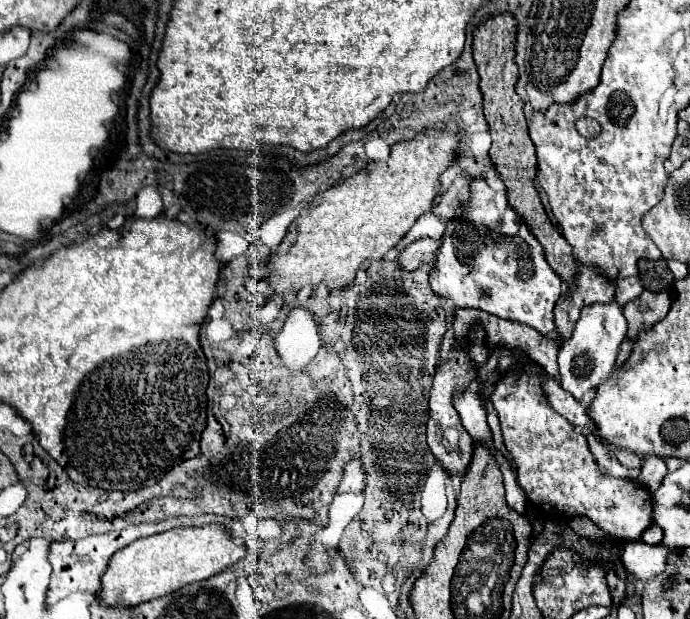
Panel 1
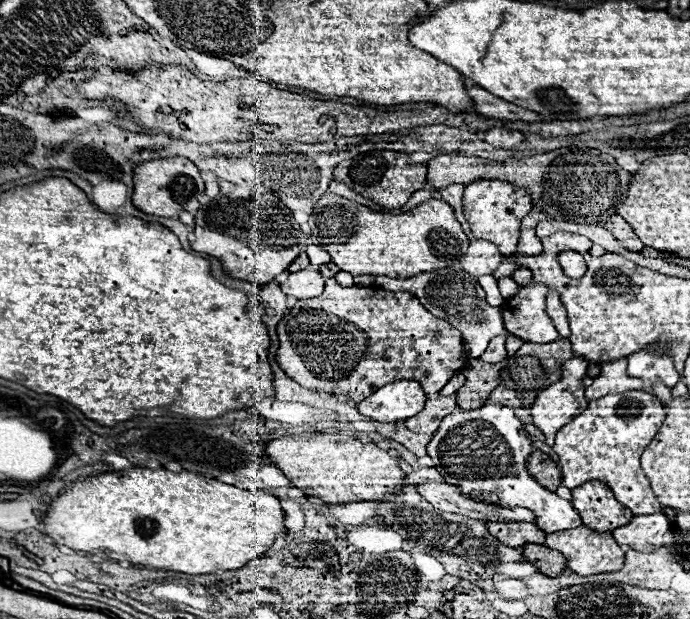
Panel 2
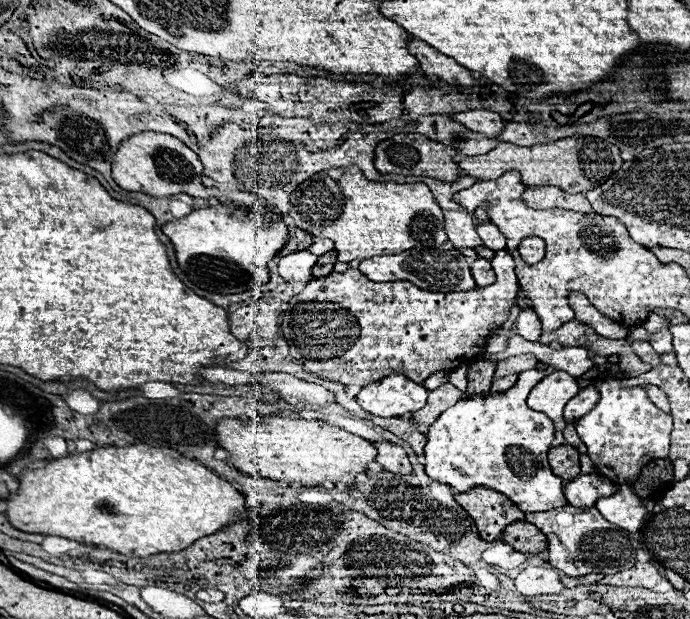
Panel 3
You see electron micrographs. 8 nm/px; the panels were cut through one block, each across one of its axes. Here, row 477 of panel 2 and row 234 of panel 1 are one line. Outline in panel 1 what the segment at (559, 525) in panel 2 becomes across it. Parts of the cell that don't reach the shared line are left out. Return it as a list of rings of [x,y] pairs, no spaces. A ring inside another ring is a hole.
[[[482,176],[470,182],[470,194],[462,202],[462,216],[452,218],[444,230],[442,246],[436,252],[436,264],[430,272],[434,294],[452,300],[458,308],[478,308],[504,320],[522,322],[542,336],[554,332],[554,304],[562,296],[562,280],[548,266],[540,242],[532,236],[520,216],[506,204],[506,192],[492,190]]]

